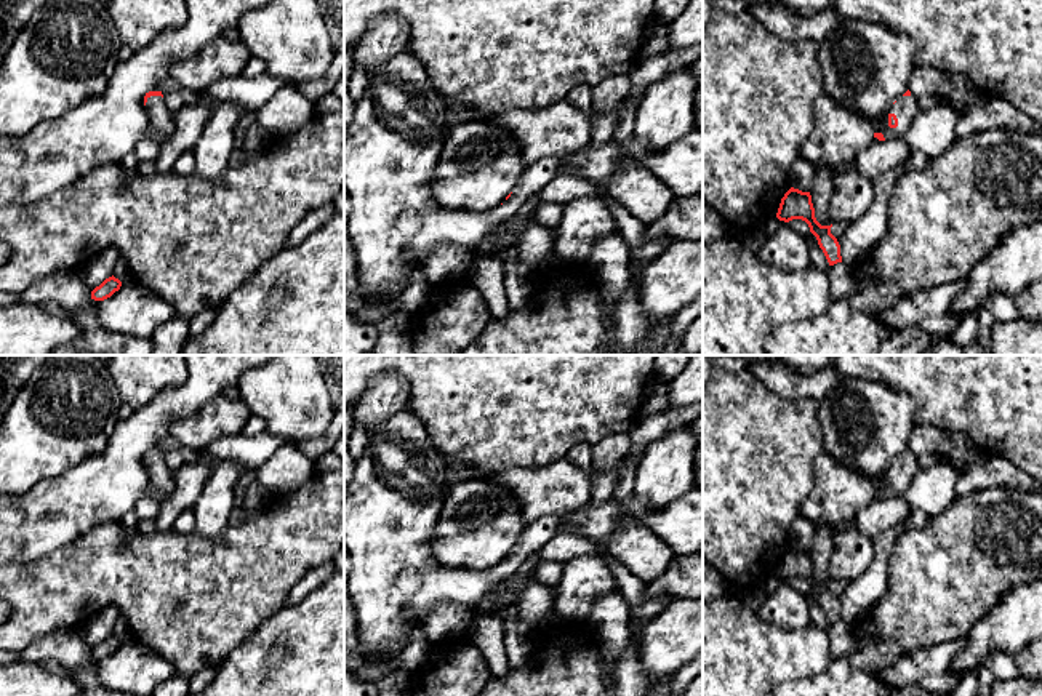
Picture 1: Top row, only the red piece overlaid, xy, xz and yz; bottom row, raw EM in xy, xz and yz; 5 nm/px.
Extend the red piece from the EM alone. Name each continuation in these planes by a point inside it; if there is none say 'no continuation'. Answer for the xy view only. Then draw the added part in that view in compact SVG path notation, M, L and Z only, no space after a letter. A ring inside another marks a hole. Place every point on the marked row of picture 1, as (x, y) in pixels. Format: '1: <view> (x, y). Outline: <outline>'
1: xy (162, 119). Outline: M150 96L146 110L154 128L165 138L171 138L176 128L174 114L166 107L162 96Z

